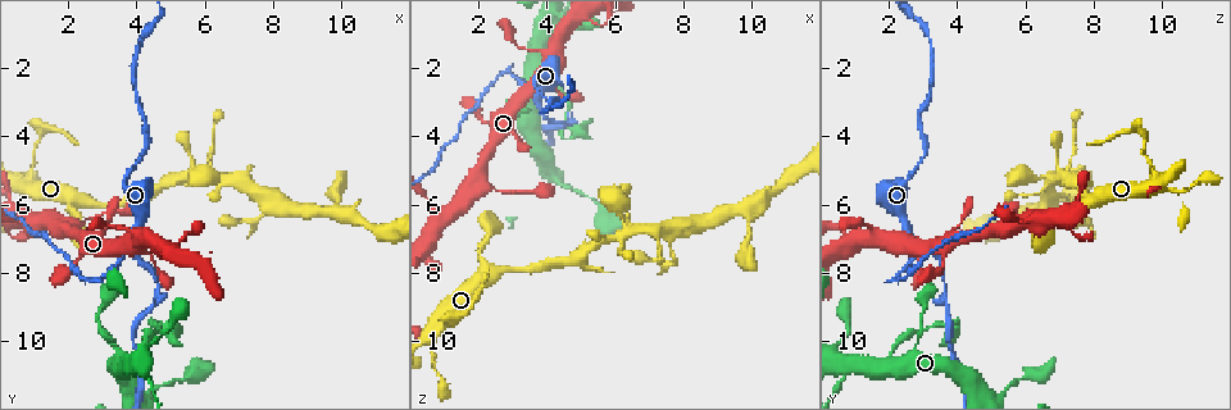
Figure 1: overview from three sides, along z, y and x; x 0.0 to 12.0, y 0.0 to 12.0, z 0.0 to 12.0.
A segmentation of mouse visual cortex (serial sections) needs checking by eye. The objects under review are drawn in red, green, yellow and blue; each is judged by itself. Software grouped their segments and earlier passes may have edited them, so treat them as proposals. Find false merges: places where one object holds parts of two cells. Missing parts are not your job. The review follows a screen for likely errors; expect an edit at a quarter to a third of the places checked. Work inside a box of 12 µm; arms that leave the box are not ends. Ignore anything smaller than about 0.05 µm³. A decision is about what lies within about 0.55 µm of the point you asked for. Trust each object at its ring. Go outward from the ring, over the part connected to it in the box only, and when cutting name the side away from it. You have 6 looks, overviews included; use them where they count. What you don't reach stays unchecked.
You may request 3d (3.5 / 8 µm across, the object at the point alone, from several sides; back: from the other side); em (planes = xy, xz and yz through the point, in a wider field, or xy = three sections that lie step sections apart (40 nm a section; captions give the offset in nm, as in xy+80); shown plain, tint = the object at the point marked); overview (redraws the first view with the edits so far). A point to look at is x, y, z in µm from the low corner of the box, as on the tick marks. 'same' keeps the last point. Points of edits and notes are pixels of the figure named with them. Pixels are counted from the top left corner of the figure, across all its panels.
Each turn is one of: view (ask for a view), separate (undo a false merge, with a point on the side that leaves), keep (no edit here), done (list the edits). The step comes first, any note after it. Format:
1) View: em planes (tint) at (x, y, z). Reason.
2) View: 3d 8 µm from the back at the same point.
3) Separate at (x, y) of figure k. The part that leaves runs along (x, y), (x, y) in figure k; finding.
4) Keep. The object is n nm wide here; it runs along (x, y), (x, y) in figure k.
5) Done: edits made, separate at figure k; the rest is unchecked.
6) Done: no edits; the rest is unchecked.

View: 3d 3.5 µm from the back at (2.8, 8.2, 2.1).

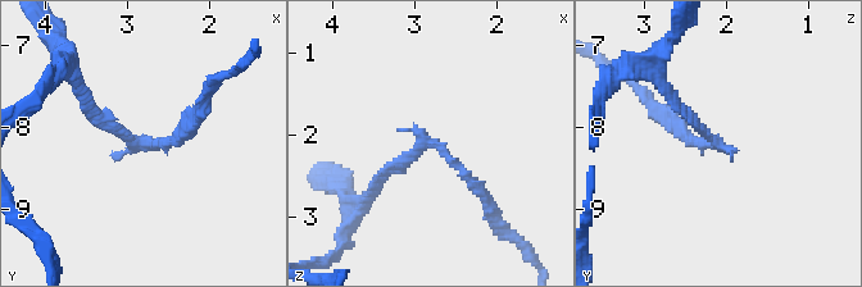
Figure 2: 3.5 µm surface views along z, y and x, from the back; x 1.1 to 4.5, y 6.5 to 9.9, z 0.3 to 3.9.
View: em xy step 5 (tint) at (2.80, 8.20, 2.10). The arms are 150, 150 nm wide; need the tissue.

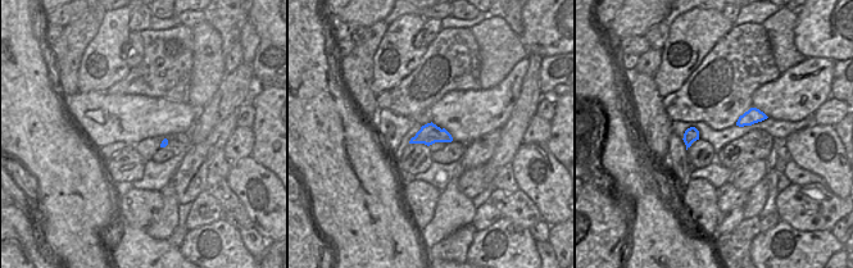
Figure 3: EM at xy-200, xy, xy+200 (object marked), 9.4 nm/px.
Separate at (685, 137) of figure 2. The part that leaves runs along (426, 144), (485, 195), (497, 222) in figure 2; two cells meet here.

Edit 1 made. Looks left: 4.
View: 3d 3.5 µm at (3.6, 10.8, 2.1). Two arms in line, one across.

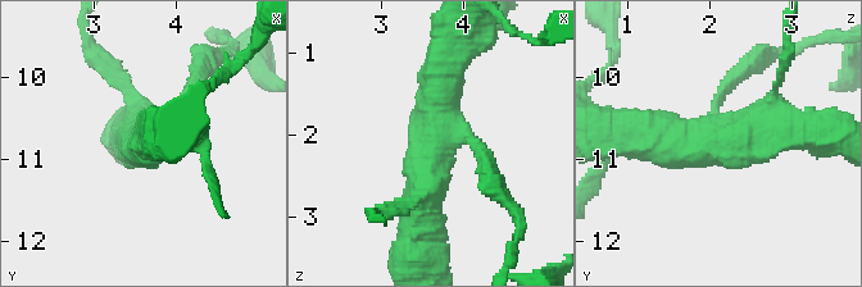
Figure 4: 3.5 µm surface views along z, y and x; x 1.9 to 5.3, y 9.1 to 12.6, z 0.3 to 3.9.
View: em xy step 5 (tint) at (3.65, 10.75, 2.00). 3 arms meet here; the arms are 150, 500, 500 nm wide; need the tissue.

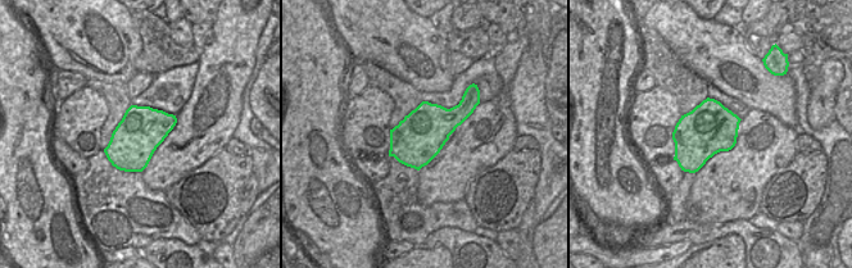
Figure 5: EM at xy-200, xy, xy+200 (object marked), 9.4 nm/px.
Keep. All the same cell.

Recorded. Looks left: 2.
View: 3d 3.5 µm at (4.6, 9.6, 3.2). Thin neck.

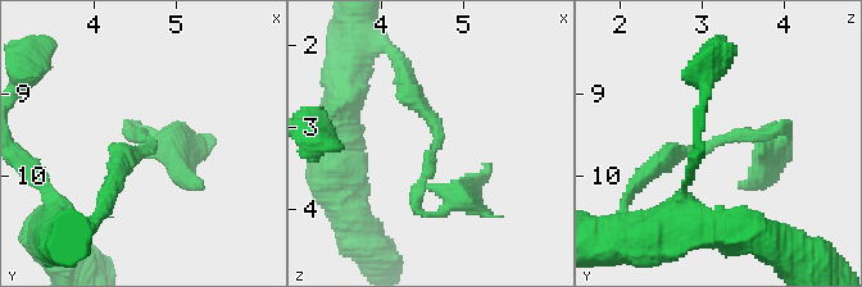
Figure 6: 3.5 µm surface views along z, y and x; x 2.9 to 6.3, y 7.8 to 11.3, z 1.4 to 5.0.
View: em xy step 3 (tint) at (4.65, 9.50, 3.30).

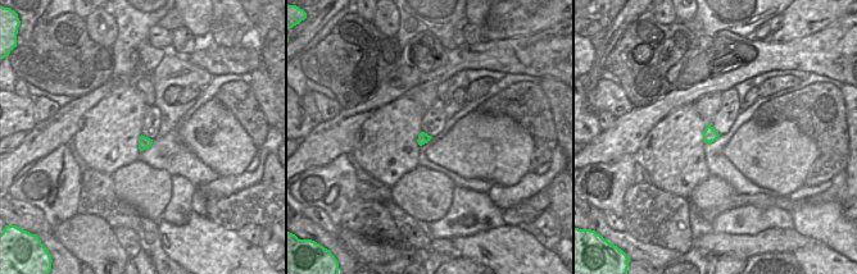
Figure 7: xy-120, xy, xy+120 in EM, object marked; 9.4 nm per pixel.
Keep. The object is 100 nm wide here; it runs along (405, 86), (438, 128), (425, 185), (461, 191) in figure 6; one cell here.

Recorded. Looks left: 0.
Done: edits made, separate at figure 2; the rest is unchecked.

